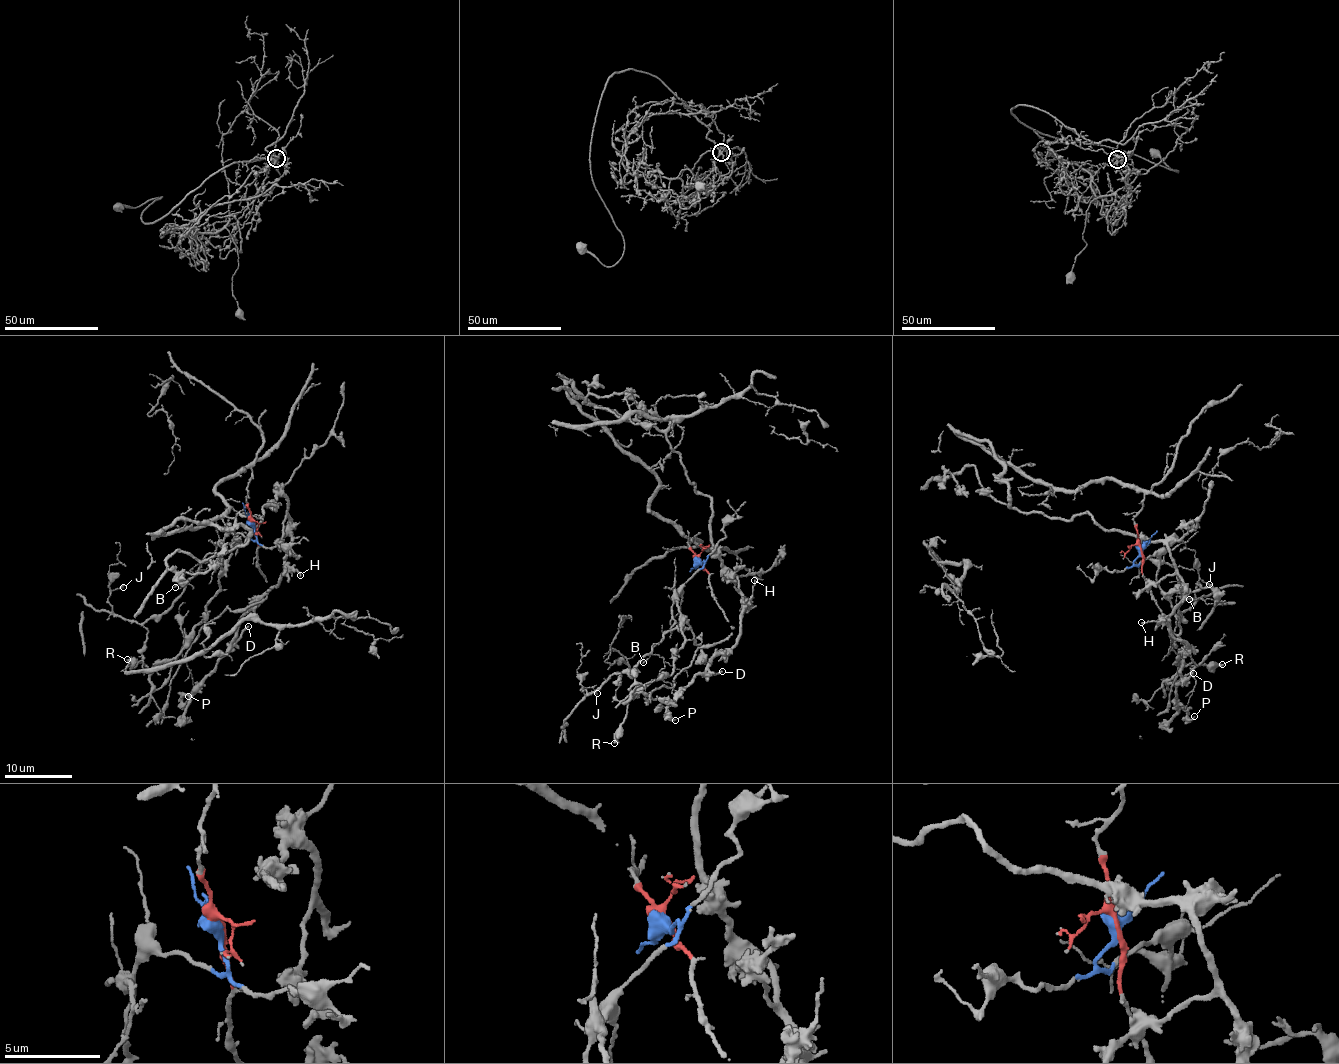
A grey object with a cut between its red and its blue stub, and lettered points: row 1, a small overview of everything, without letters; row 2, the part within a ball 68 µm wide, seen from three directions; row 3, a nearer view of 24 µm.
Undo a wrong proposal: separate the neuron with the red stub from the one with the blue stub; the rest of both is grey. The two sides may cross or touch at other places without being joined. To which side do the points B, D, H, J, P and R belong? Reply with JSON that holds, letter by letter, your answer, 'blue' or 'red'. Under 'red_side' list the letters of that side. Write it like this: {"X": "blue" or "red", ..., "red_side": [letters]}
{"B": "blue", "D": "red", "H": "red", "J": "blue", "P": "red", "R": "blue", "red_side": ["D", "H", "P"]}

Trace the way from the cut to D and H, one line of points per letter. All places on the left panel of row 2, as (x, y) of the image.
D: (254, 523), (249, 468), (154, 537), (244, 544), (286, 498), (249, 626)
H: (254, 523), (249, 468), (220, 515), (154, 537), (180, 519), (244, 544), (279, 496), (300, 576)

